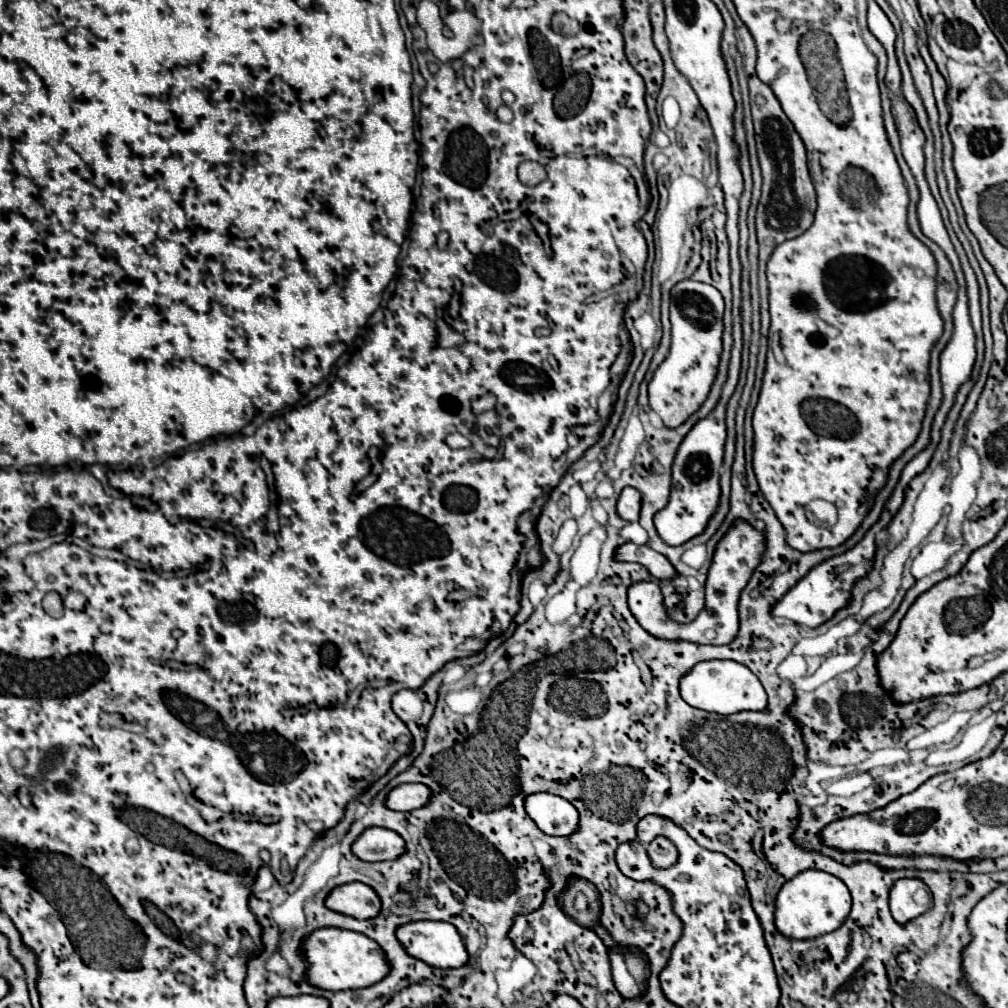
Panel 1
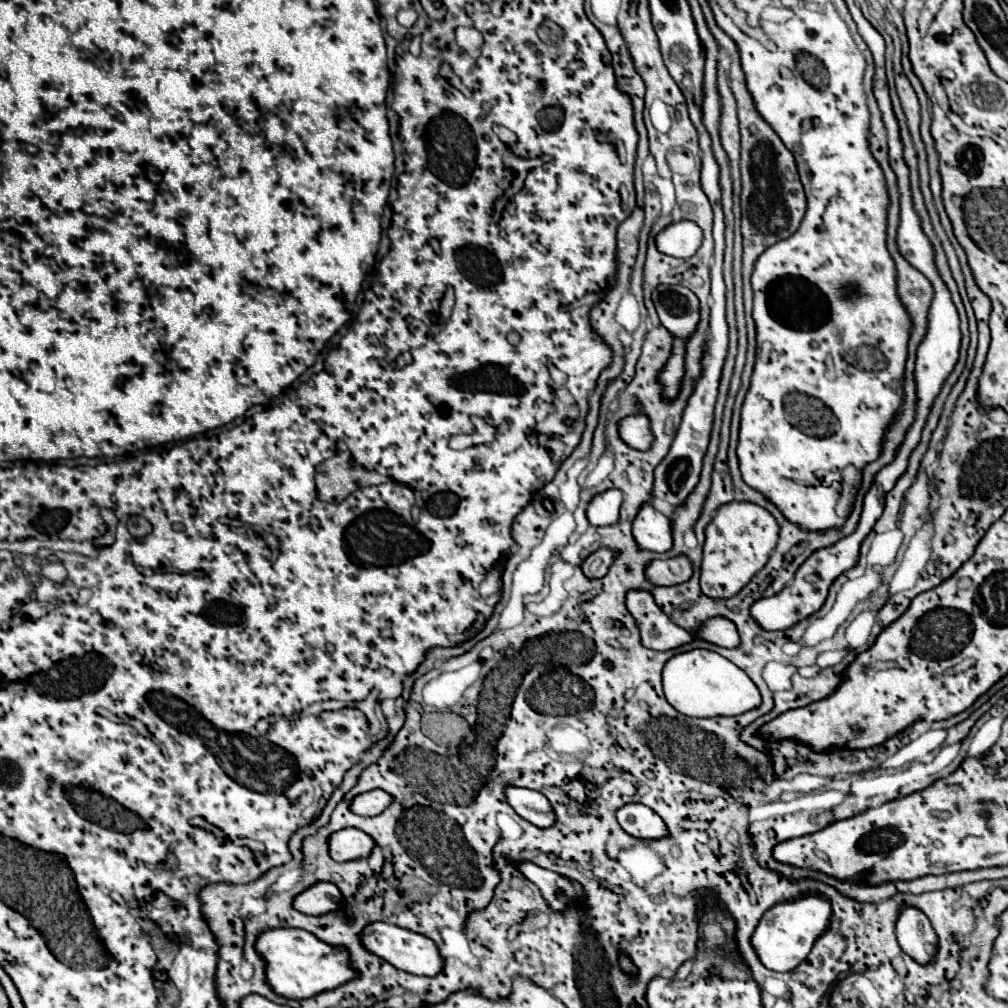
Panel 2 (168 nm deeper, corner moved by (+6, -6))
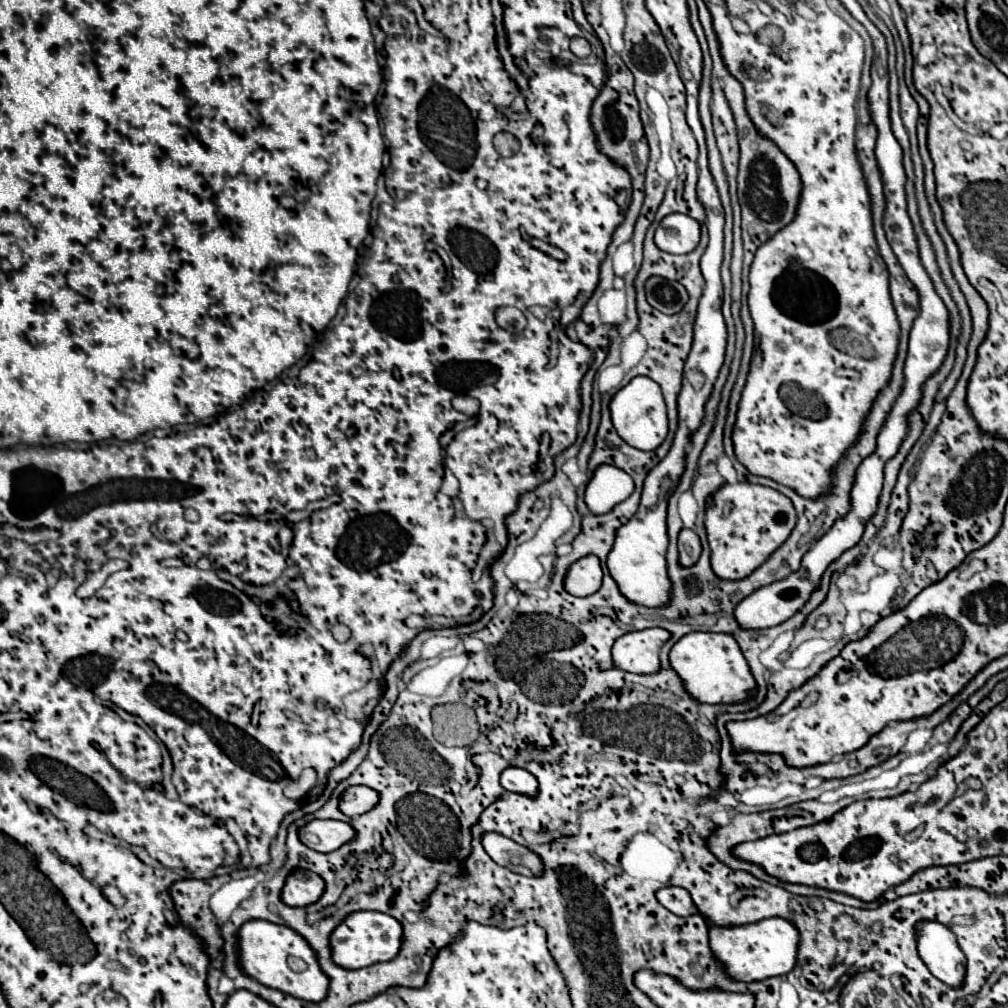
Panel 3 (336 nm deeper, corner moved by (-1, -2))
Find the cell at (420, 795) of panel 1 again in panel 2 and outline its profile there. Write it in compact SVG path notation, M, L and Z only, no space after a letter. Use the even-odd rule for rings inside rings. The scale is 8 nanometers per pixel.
M370 790L366 794L360 794L352 802L352 812L360 816L374 816L382 814L392 804L392 796L384 790Z

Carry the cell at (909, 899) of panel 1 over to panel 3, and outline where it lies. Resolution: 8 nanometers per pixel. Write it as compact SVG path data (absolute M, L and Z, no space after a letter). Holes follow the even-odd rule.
M919 922L919 956L935 978L951 988L961 988L965 982L965 954L961 952L955 934L939 922Z

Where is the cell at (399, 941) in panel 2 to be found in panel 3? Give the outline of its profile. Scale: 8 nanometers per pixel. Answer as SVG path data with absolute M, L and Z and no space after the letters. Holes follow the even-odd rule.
M351 912L333 932L331 932L331 958L337 966L347 970L365 968L377 962L393 960L399 954L403 938L401 924L383 912Z

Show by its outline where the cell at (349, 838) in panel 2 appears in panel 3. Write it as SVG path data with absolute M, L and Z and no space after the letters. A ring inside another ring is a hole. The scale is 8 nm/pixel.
M311 820L299 828L299 840L317 852L333 852L353 836L355 830L349 824L337 820Z

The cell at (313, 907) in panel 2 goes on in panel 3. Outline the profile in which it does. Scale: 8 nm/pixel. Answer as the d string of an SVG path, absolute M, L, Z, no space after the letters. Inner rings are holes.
M295 868L285 880L285 886L281 890L281 900L287 906L307 906L319 900L319 896L323 894L323 888L325 884L315 872Z

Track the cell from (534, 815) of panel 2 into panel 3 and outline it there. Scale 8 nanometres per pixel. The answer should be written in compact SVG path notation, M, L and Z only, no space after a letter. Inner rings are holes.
M509 766L507 770L503 770L501 786L509 792L519 792L525 796L537 794L537 778L531 772L523 768L515 768L515 766Z

